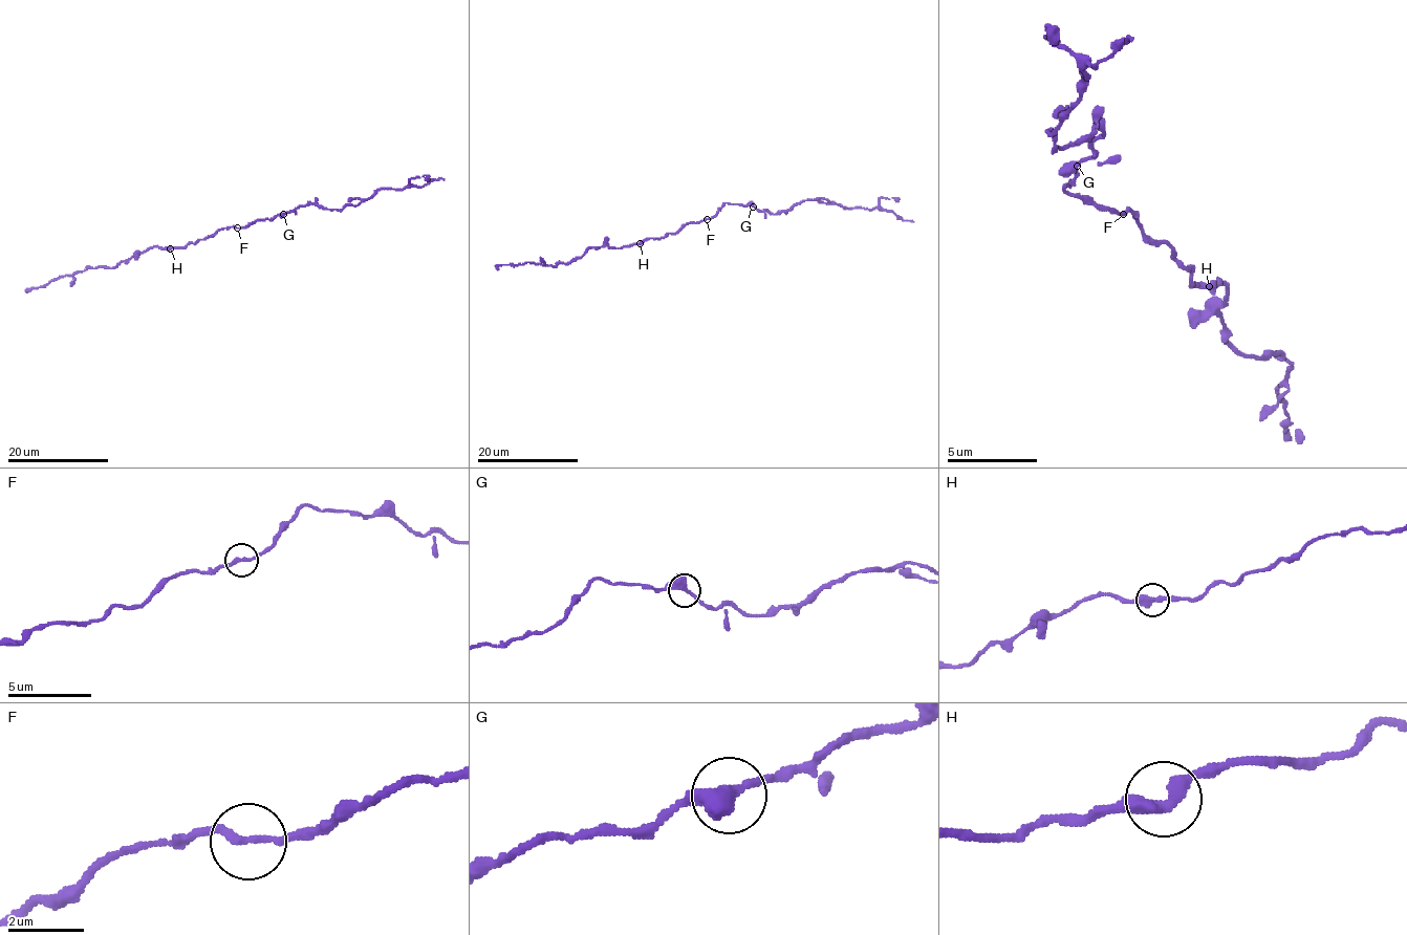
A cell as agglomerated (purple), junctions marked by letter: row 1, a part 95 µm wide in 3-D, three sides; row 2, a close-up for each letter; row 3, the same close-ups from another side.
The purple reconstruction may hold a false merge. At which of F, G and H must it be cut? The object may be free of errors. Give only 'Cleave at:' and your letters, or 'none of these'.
Cleave at: none of these

